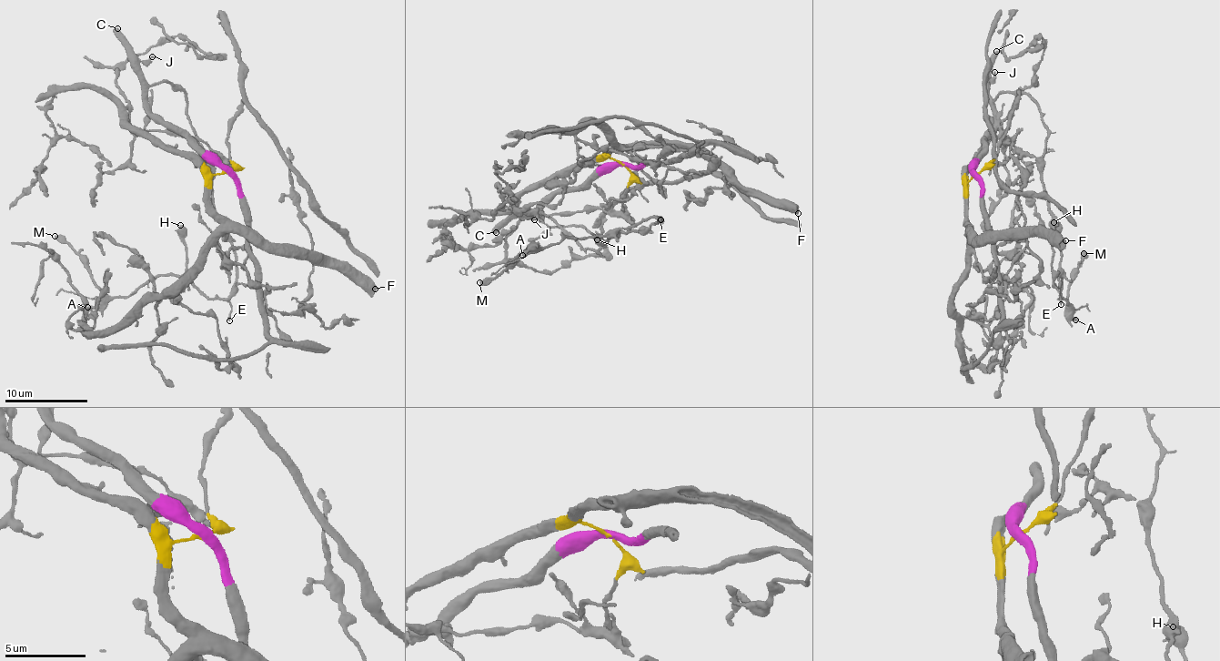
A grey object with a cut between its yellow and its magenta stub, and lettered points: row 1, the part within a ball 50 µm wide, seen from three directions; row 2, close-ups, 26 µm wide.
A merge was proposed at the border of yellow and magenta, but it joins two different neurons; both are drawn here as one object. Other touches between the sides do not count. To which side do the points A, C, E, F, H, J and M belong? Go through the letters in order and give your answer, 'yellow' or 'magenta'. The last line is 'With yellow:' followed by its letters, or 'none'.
A: magenta
C: magenta
E: magenta
F: yellow
H: magenta
J: magenta
M: magenta
With yellow: F

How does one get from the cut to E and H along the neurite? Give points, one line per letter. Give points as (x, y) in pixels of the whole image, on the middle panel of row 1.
E: (624, 165), (563, 187), (534, 213), (595, 251), (619, 230), (639, 231), (660, 219)
H: (624, 165), (563, 187), (534, 213), (595, 251), (619, 230), (639, 231), (660, 217), (606, 241), (597, 238)

